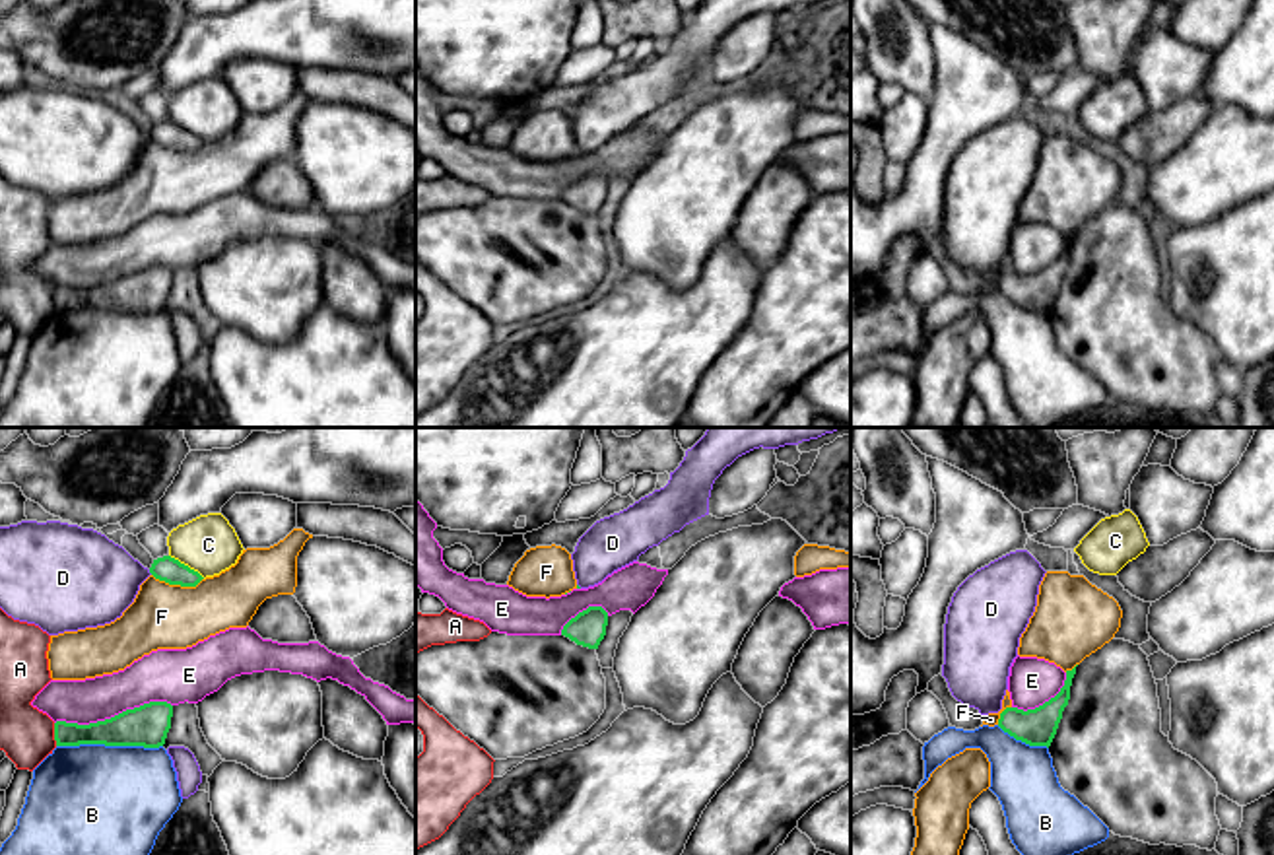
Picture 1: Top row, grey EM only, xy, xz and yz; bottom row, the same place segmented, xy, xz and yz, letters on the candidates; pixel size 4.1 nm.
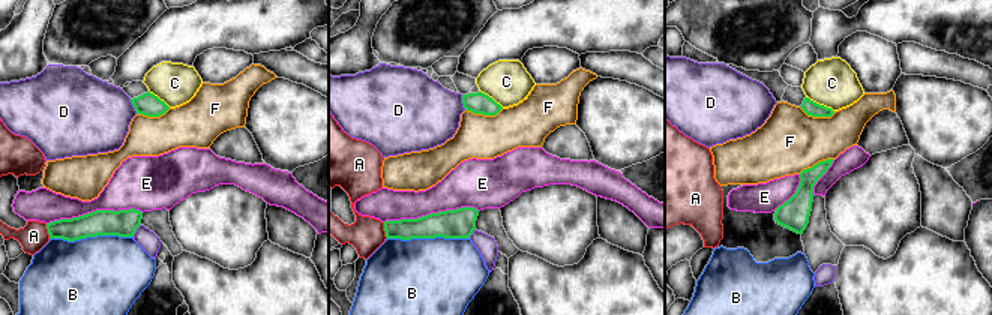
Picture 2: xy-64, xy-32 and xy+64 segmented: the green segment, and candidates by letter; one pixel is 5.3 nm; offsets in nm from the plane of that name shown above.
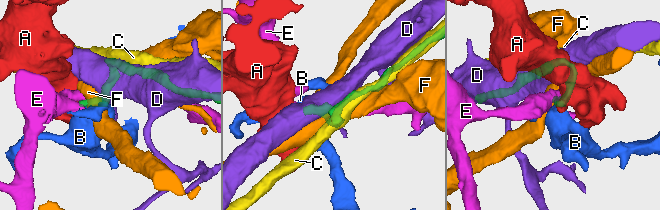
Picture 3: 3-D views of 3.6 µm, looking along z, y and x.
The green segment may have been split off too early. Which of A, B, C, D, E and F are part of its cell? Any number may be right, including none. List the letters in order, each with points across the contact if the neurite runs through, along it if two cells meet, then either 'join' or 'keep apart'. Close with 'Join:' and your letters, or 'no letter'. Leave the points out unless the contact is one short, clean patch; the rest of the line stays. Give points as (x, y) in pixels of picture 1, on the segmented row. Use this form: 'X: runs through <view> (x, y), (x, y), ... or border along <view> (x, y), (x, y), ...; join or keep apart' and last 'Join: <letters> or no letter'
A: border along xy (53, 723), (57, 745); keep apart
B: border along xy (162, 745), (57, 747); keep apart
C: keep apart
D: keep apart
E: keep apart
F: keep apart
Join: no letter

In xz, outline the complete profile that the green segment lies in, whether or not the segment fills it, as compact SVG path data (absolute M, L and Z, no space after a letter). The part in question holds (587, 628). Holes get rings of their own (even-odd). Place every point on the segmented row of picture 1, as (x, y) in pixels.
M588 606L563 626L561 635L569 637L577 645L598 649L606 635L606 626L608 612L602 606Z

